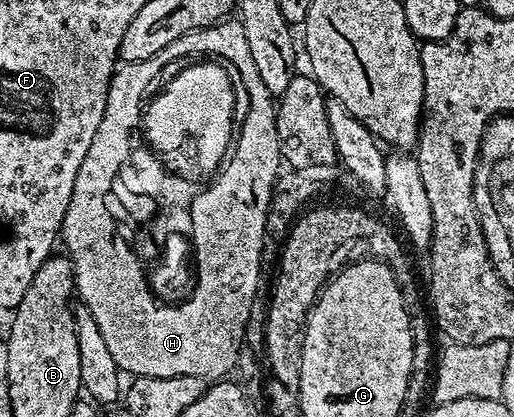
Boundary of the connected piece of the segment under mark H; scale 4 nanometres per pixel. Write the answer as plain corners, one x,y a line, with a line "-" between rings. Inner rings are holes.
221,20
210,27
202,27
199,30
191,30
191,32
184,34
183,38
172,40
170,44
166,44
166,48
160,49
154,56
147,58
144,61
132,61
121,63
116,70
113,71
113,76
108,84
107,99
105,100
105,108
103,109
103,116
94,136
90,142
86,157
79,165
78,174
74,178
74,185
70,194
69,207
66,210
66,216
63,218
61,226
61,239
66,248
67,257
72,262
73,285
75,293
78,295
79,301
88,306
89,312
93,314
94,320
97,321
98,328
101,329
101,334
106,340
106,346
116,364
121,371
129,373
131,376
180,376
182,374
190,374
203,378
205,380
220,380
225,376
231,375
236,368
236,357
240,351
240,343
244,340
244,329
246,328
246,320
250,316
250,304
258,297
256,290
260,286
260,266
262,267
262,255
264,253
264,229
266,222
260,222
260,214
266,214
268,211
268,201
272,195
272,186
276,183
276,175
281,173
282,162
272,162
272,154
281,154
280,146
272,146
272,137
276,135
276,108
274,105
273,95
268,93
266,84
262,84
262,76
258,76
258,68
254,68
254,60
250,56
250,48
246,45
246,32
242,32
242,24
238,20
-
190,54
212,54
214,56
222,56
225,58
225,63
228,66
240,69
240,74
244,74
244,82
248,82
248,90
252,90
252,118
248,118
248,126
244,126
244,146
240,146
240,154
244,154
244,158
236,158
236,166
232,166
232,170
221,169
215,175
215,178
220,182
220,186
209,185
207,189
212,193
212,202
216,202
216,206
204,206
204,218
200,218
200,202
192,202
192,206
196,209
196,214
190,219
190,226
192,226
192,234
190,233
190,242
194,247
194,285
191,287
190,293
183,299
185,300
181,306
172,306
176,304
161,304
156,295
150,289
149,279
146,277
146,270
140,267
140,262
136,259
136,254
131,249
133,248
129,243
122,240
115,240
110,236
110,220
106,211
103,208
102,194
106,191
111,176
114,175
120,166
125,165
129,161
128,158
128,141
132,138
132,129
136,130
141,125
141,115
144,106
142,98
151,86
154,78
164,69
168,64
176,61
182,56
-
248,142
256,142
256,146
252,146
252,150
248,150
-
220,202
256,202
256,206
220,206
-
236,214
248,214
248,218
256,218
256,222
244,222
244,218
240,218
240,222
236,222

